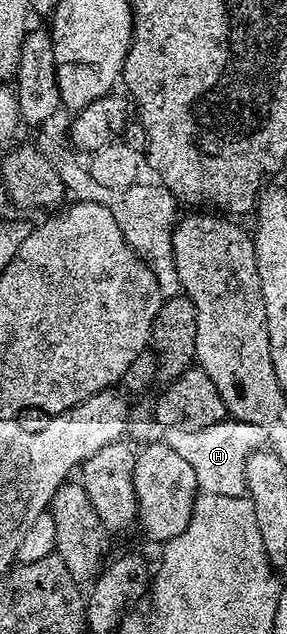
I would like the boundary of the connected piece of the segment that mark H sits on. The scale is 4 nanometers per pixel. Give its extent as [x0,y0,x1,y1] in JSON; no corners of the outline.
[162,418,265,497]

